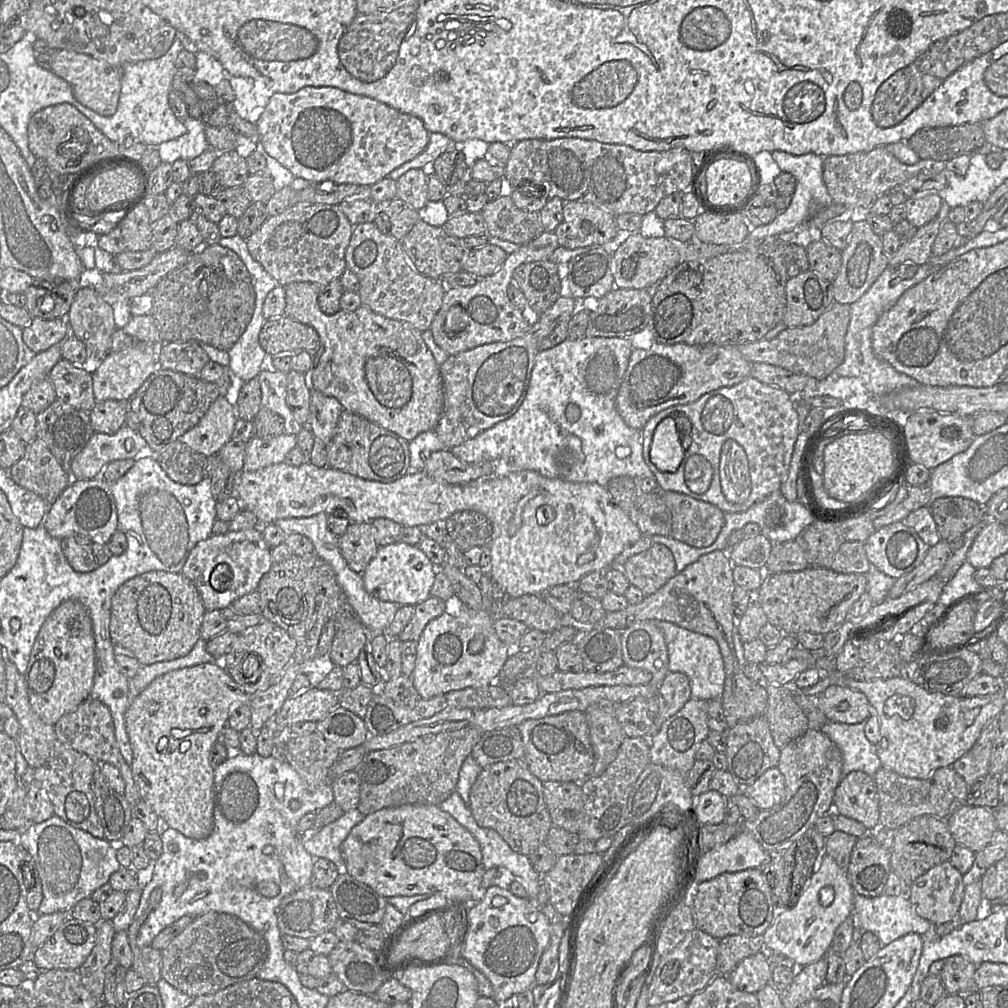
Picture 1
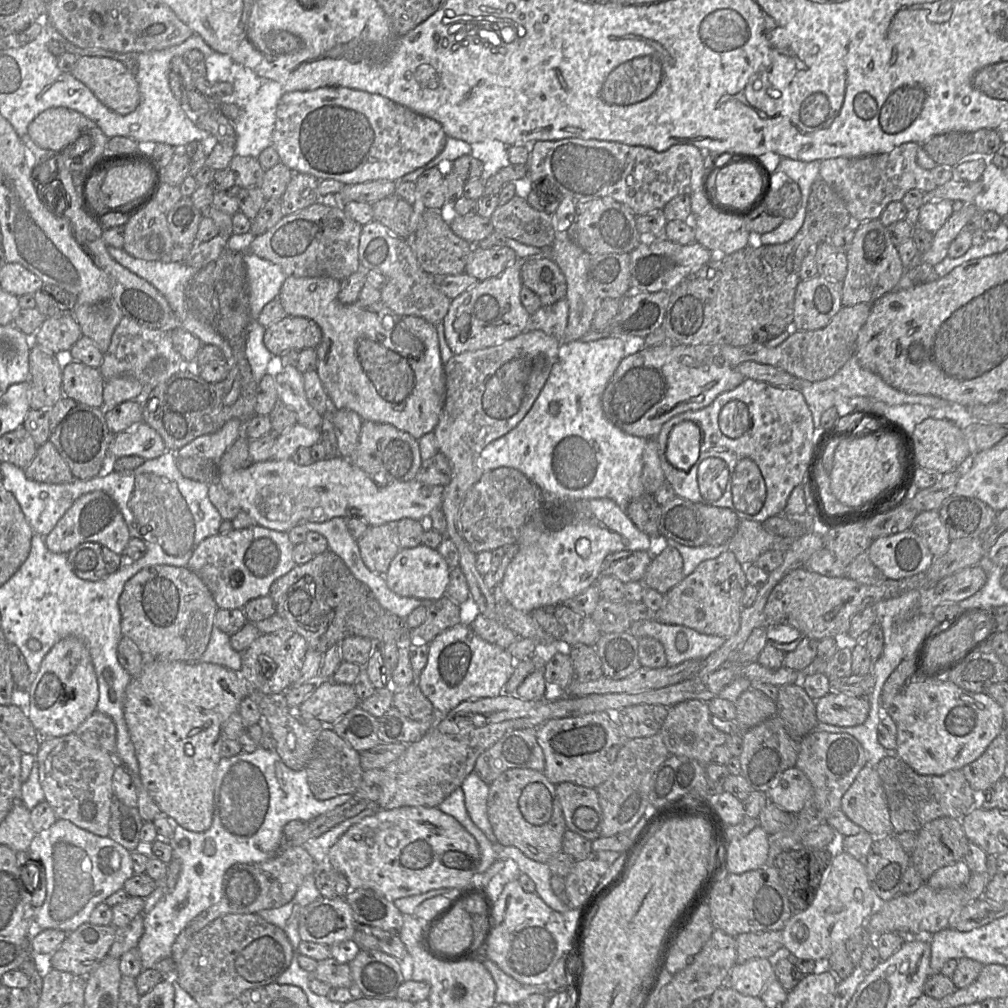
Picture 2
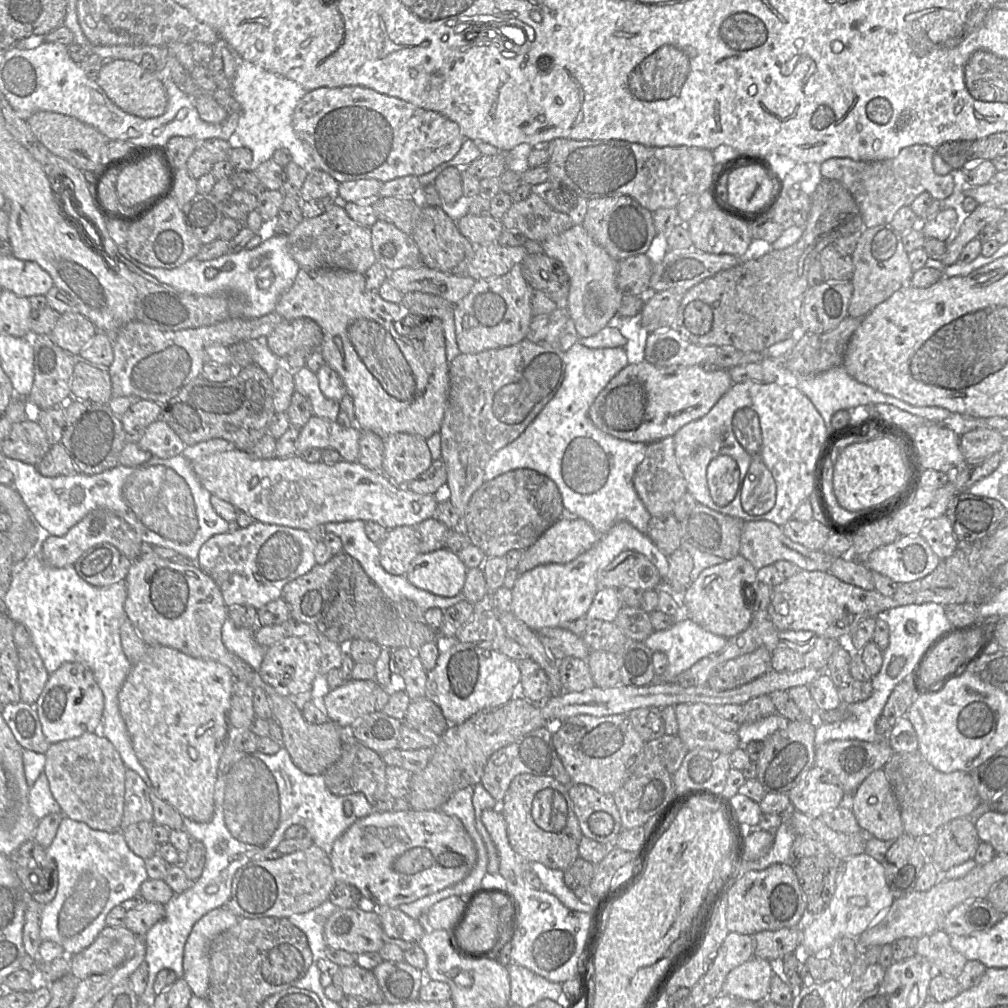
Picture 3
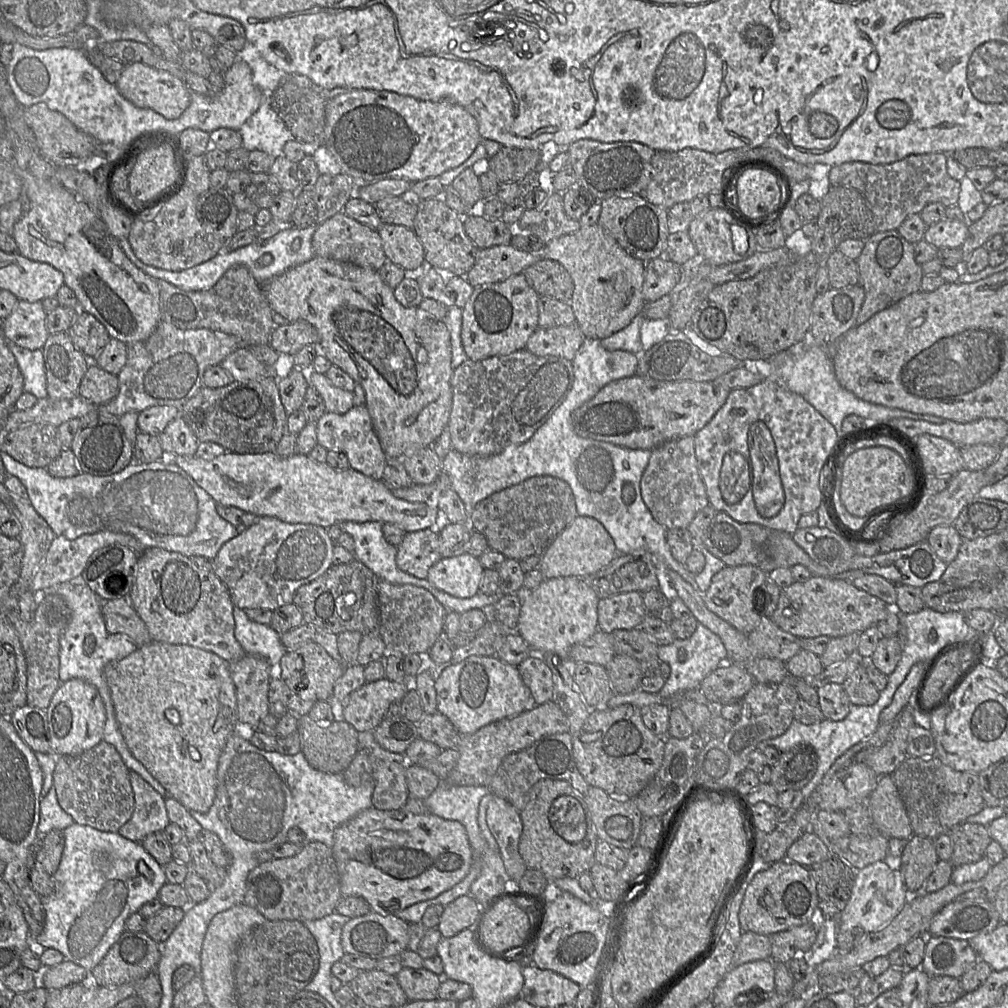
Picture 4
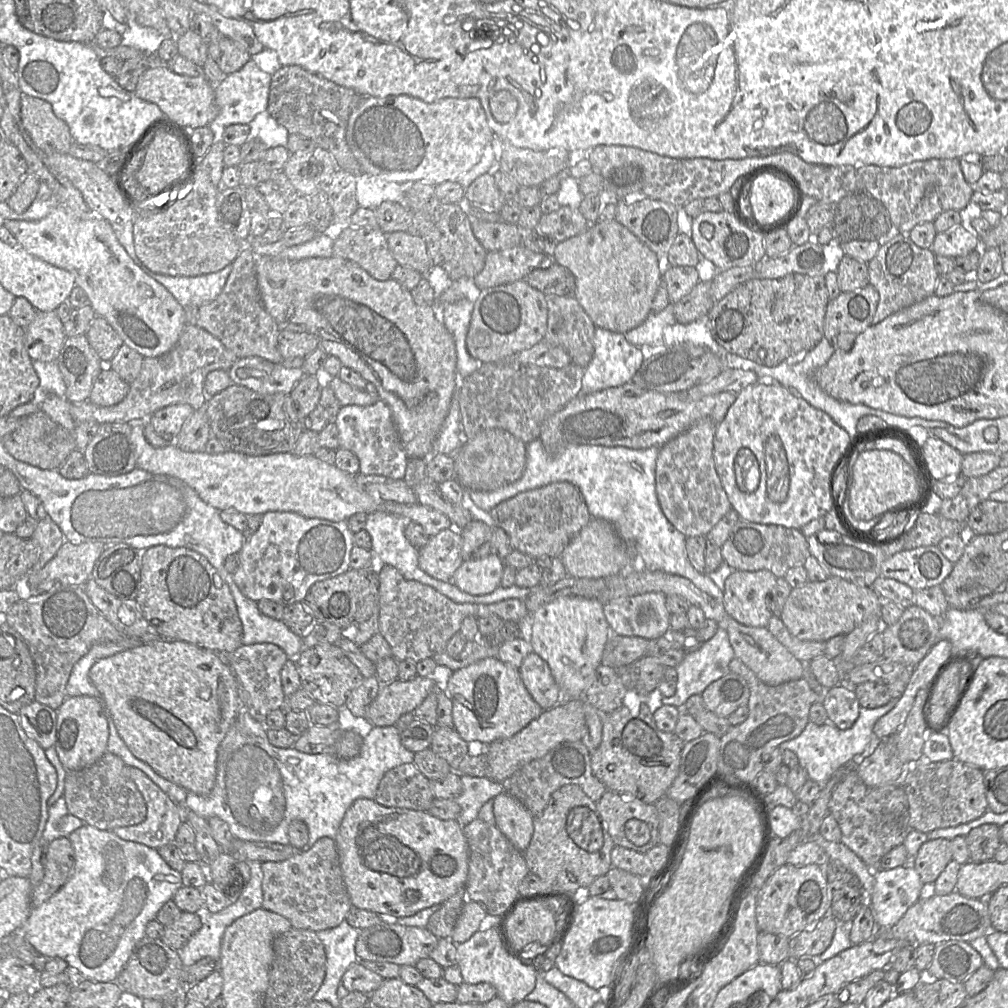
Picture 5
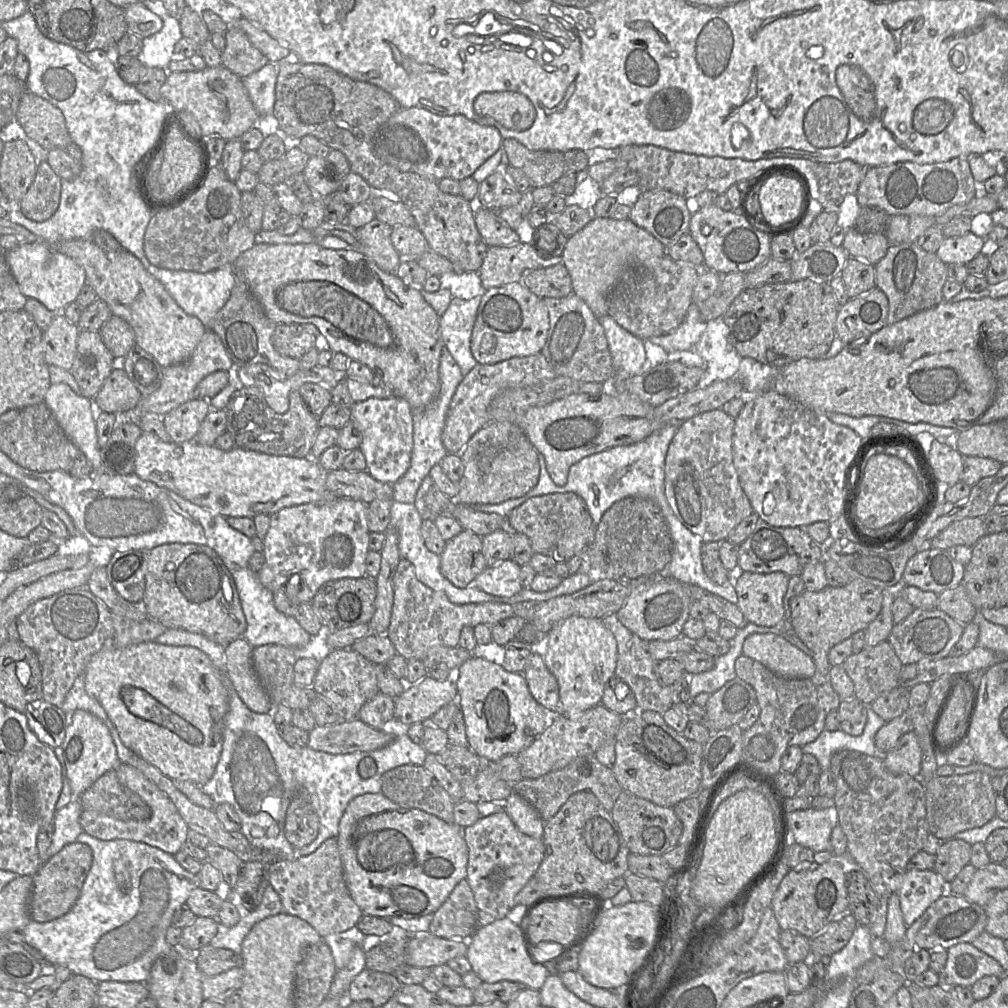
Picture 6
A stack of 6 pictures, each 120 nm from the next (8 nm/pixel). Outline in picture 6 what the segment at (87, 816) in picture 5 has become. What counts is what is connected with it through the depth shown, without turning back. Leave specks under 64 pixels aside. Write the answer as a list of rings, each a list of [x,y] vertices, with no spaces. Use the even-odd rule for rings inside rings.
[[[116,769],[98,778],[78,800],[83,810],[96,811],[122,821],[144,821],[151,816],[147,803],[119,782]]]

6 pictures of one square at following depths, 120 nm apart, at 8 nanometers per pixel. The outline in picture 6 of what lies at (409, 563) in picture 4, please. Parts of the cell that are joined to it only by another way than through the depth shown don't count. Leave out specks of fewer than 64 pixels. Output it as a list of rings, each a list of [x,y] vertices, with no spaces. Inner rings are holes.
[[[463,530],[446,541],[440,555],[442,575],[458,588],[467,588],[487,567],[487,560],[482,553],[482,537]]]

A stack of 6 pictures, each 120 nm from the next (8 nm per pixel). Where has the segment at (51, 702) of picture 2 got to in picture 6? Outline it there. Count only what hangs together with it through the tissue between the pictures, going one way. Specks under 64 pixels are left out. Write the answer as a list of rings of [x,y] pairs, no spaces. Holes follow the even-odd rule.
[[[76,710],[71,715],[64,742],[60,747],[64,751],[71,792],[76,797],[79,797],[103,774],[121,764],[108,727],[98,717],[85,710]]]

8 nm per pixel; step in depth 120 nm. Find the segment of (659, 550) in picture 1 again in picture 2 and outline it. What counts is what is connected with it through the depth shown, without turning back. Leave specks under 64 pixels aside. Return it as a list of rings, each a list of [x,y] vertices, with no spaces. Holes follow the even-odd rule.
[[[667,546],[652,558],[641,583],[666,594],[683,578],[683,558],[676,548]]]

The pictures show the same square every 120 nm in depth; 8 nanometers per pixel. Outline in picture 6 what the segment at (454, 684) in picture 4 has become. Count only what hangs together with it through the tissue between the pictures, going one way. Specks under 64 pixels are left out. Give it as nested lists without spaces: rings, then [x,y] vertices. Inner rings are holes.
[[[472,655],[457,668],[457,703],[463,714],[468,747],[484,762],[517,755],[530,746],[551,724],[555,712],[546,710],[531,695],[521,673],[506,671],[481,657]]]

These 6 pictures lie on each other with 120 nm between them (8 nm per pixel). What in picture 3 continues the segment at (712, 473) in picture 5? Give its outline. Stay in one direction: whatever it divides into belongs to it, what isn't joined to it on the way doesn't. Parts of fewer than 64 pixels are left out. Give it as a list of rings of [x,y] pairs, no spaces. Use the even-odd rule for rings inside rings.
[[[673,437],[647,444],[644,459],[633,477],[634,488],[651,516],[672,514],[677,502],[687,493],[685,478],[680,470]]]

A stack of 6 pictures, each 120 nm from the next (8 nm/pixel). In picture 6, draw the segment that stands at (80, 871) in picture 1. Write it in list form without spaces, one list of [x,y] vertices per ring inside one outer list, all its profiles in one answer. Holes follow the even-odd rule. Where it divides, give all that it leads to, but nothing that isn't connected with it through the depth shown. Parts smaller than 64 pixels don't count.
[[[82,832],[76,842],[88,845],[93,854],[90,871],[80,895],[64,916],[40,923],[30,919],[23,928],[25,938],[51,965],[67,967],[74,975],[82,975],[96,982],[146,983],[155,960],[172,946],[166,942],[166,931],[174,913],[185,905],[190,893],[199,887],[199,877],[185,870],[163,850],[124,839],[100,840]]]

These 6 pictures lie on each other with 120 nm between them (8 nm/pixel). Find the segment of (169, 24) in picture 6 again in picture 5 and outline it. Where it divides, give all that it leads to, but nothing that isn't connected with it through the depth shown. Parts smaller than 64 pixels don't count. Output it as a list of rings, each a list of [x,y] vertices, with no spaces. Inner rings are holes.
[[[107,15],[106,20],[104,28],[115,29],[121,33],[121,44],[138,49],[146,55],[157,55],[160,45],[167,38],[155,28],[140,26],[132,20],[127,20],[125,24],[118,24],[109,20]]]

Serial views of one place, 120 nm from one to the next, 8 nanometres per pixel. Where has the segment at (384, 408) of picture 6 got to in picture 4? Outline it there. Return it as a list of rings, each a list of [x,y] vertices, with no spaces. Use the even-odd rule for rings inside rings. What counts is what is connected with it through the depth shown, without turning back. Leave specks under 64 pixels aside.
[[[365,404],[354,406],[344,414],[326,412],[317,421],[316,426],[317,445],[324,447],[327,451],[344,453],[348,458],[350,468],[370,478],[382,480],[387,456],[374,431]]]

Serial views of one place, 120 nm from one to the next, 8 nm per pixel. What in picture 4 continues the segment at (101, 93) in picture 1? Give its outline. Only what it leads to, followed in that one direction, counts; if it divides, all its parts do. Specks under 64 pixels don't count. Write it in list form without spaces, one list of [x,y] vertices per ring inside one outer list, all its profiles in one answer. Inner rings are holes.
[[[141,63],[125,65],[115,86],[122,96],[135,106],[152,109],[169,120],[179,118],[191,102],[191,91],[184,80],[173,76],[167,71]]]

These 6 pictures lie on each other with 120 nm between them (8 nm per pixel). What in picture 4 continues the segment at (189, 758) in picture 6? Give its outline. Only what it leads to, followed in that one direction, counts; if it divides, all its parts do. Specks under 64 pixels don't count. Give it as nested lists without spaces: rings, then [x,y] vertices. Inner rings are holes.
[[[151,640],[148,644],[137,647],[128,656],[108,663],[104,667],[103,673],[110,690],[119,729],[133,756],[141,762],[149,773],[164,787],[168,795],[178,801],[188,811],[208,812],[216,796],[217,768],[220,754],[228,738],[235,733],[237,723],[240,723],[238,721],[235,686],[231,678],[229,664],[218,655],[194,646]]]

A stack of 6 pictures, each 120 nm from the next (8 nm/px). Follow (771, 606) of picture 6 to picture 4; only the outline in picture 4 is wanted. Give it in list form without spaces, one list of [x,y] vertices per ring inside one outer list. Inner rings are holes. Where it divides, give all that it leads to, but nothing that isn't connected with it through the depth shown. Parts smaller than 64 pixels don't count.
[[[726,565],[712,577],[709,588],[702,593],[705,606],[708,610],[725,620],[736,630],[748,634],[758,626],[761,619],[761,616],[754,611],[754,591],[767,579],[767,574],[756,566]]]

